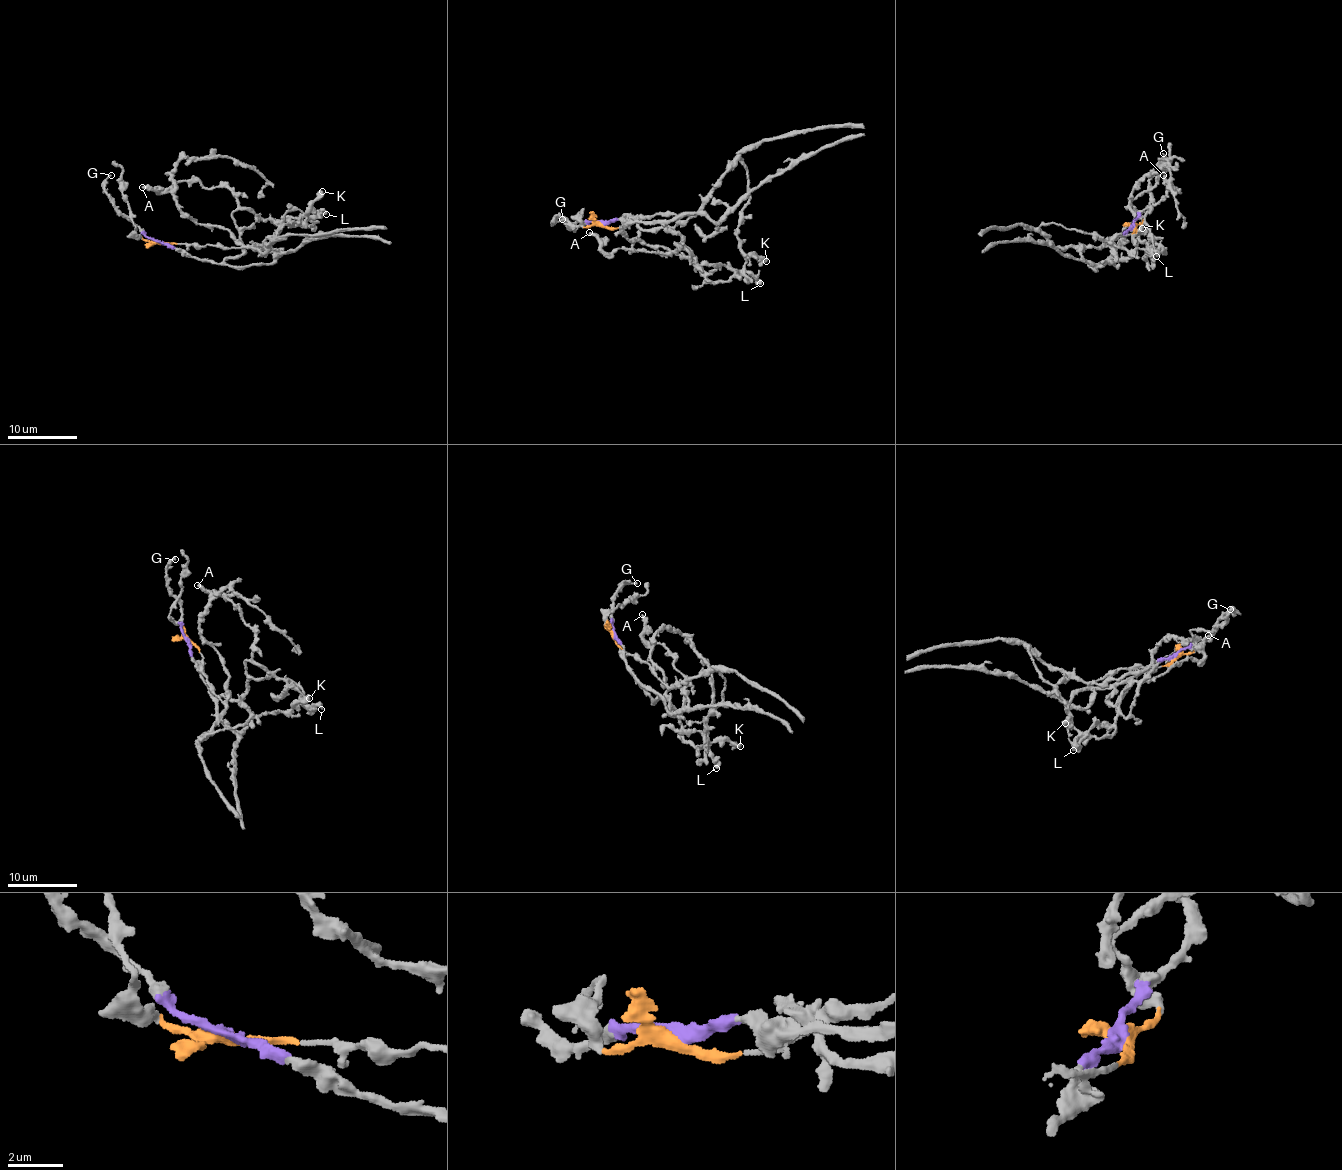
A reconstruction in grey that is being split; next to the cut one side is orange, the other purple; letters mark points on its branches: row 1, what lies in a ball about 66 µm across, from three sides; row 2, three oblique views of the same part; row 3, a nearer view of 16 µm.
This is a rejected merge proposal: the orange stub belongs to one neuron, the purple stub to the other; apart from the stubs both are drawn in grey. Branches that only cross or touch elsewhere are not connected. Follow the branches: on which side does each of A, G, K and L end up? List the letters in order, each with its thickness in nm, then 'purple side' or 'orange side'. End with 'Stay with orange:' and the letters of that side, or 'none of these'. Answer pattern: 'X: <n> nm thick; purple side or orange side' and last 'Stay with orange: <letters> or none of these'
A: 360 nm thick; purple side
G: 180 nm thick; purple side
K: 440 nm thick; orange side
L: 460 nm thick; purple side
Stay with orange: K

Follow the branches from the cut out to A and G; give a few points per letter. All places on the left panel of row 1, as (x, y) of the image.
A: (158, 241), (218, 263), (237, 258), (238, 202), (225, 186), (198, 181), (142, 187)
G: (158, 241), (145, 237), (117, 208), (105, 189), (106, 179), (111, 174)

